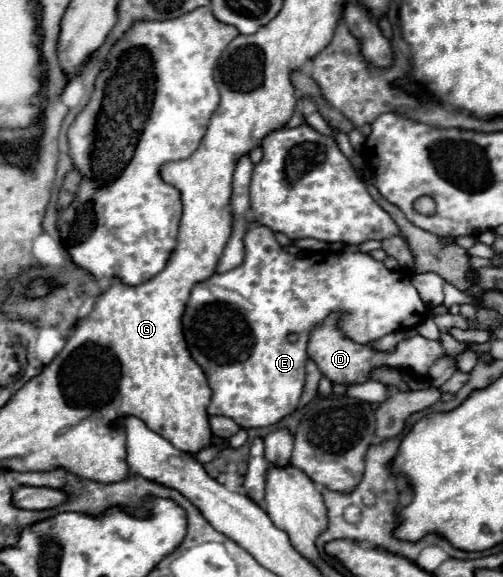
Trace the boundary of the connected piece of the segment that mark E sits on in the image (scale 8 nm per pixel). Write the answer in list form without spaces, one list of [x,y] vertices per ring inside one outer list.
[[[249,222],[249,228],[247,228],[247,234],[245,234],[245,262],[235,268],[235,270],[229,270],[225,274],[213,274],[209,280],[205,282],[199,282],[195,284],[195,288],[191,290],[191,298],[187,302],[187,308],[185,308],[185,314],[183,314],[183,334],[185,334],[185,340],[187,340],[187,346],[191,342],[191,356],[193,360],[203,368],[203,372],[207,374],[207,380],[209,380],[209,386],[213,390],[213,398],[211,398],[211,404],[207,408],[209,416],[227,416],[231,420],[235,420],[241,428],[265,428],[265,426],[275,426],[277,422],[281,422],[285,416],[289,416],[291,412],[295,412],[297,404],[299,404],[299,396],[301,396],[301,390],[303,390],[303,382],[305,382],[305,362],[307,362],[307,340],[309,340],[309,330],[319,324],[329,312],[333,310],[345,310],[347,312],[347,336],[359,344],[367,344],[367,342],[373,342],[373,340],[379,340],[381,336],[389,334],[389,332],[395,332],[395,330],[409,330],[409,328],[415,328],[417,324],[421,324],[429,310],[427,306],[421,302],[415,286],[411,284],[411,278],[407,272],[403,270],[387,270],[383,262],[375,260],[371,254],[365,254],[365,252],[343,252],[339,256],[333,256],[333,258],[325,258],[323,254],[309,254],[309,256],[291,256],[287,254],[287,262],[285,260],[279,260],[277,256],[285,256],[287,252],[279,246],[279,242],[275,240],[275,234],[265,228],[265,226],[259,226],[257,222]]]

